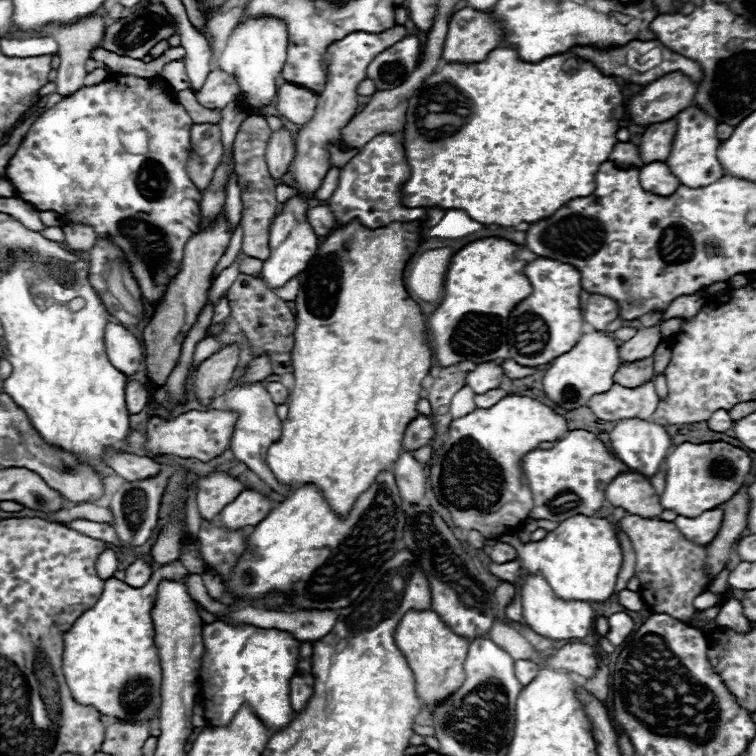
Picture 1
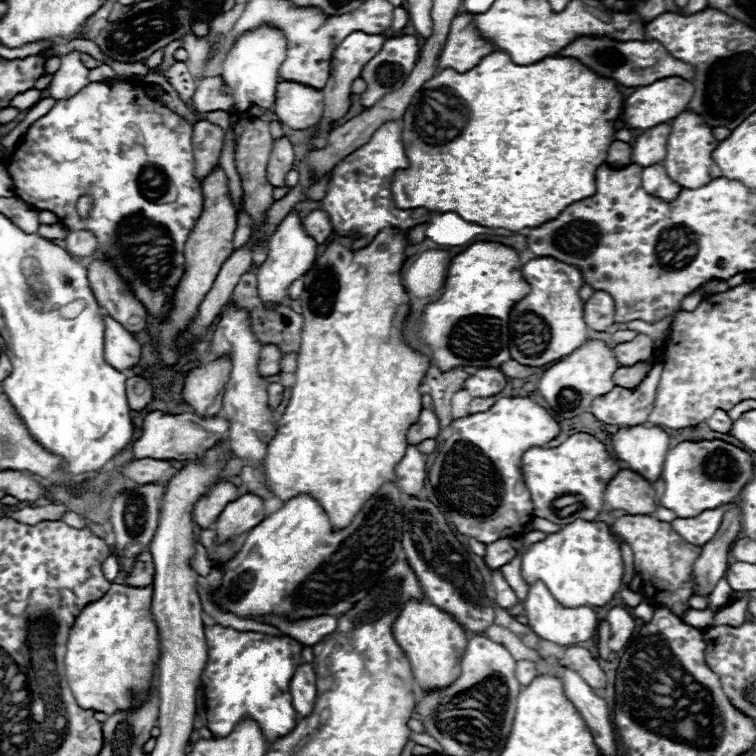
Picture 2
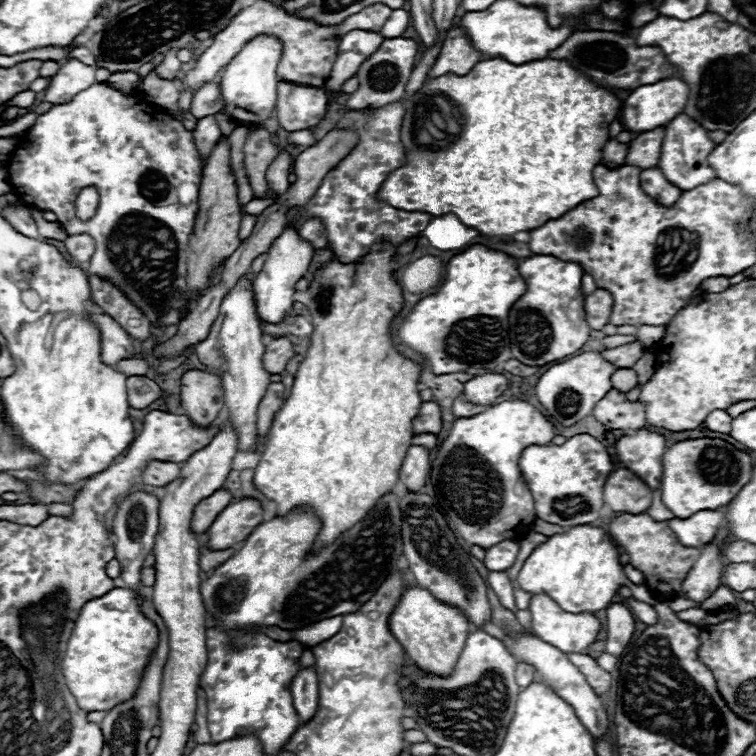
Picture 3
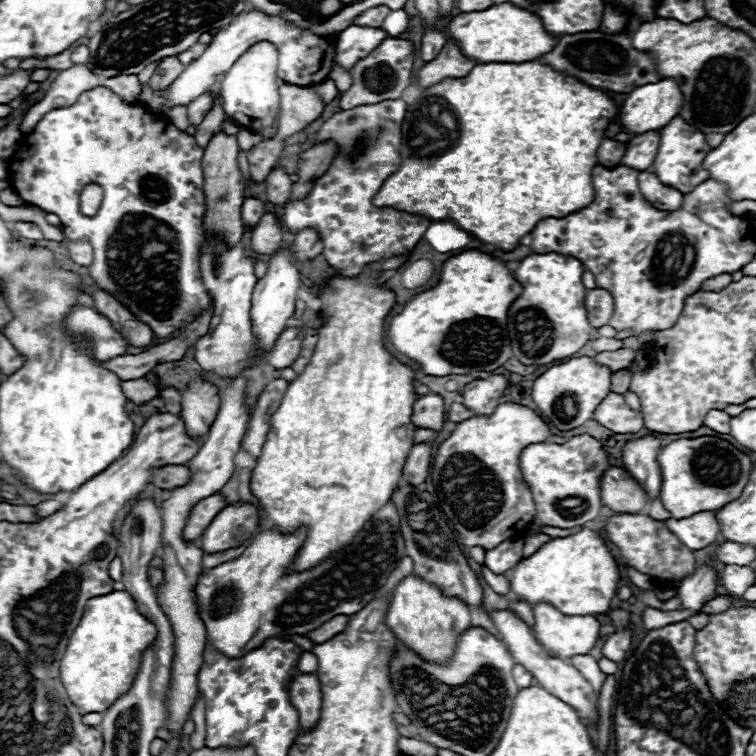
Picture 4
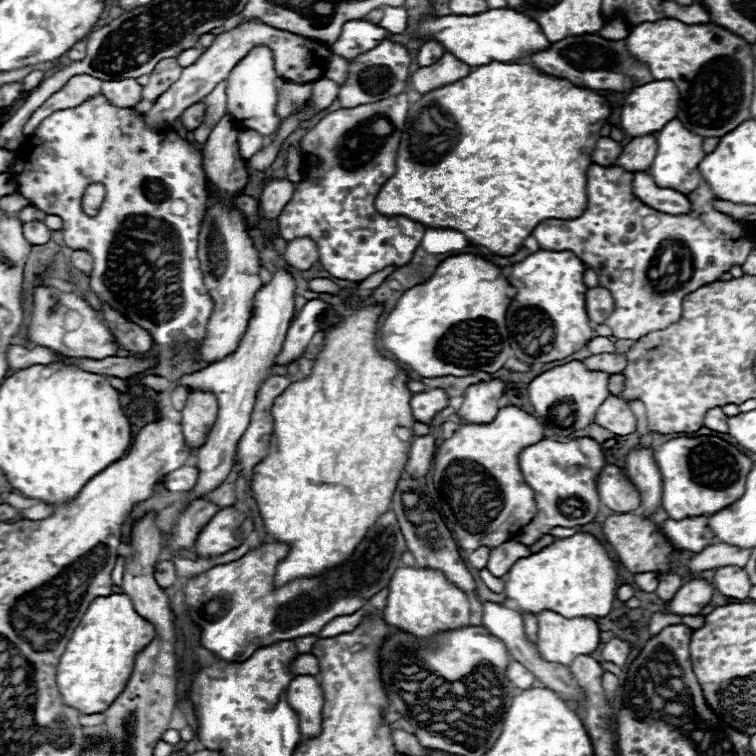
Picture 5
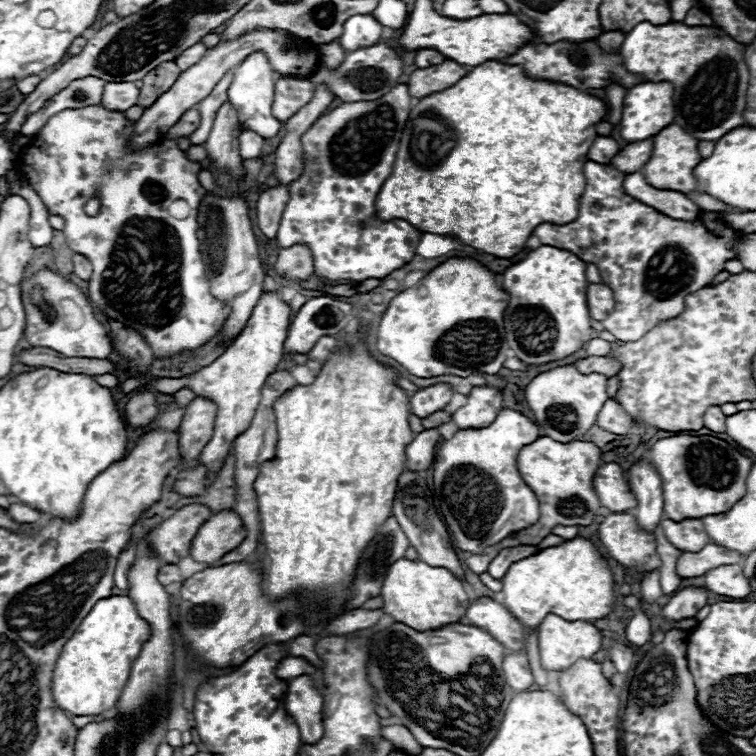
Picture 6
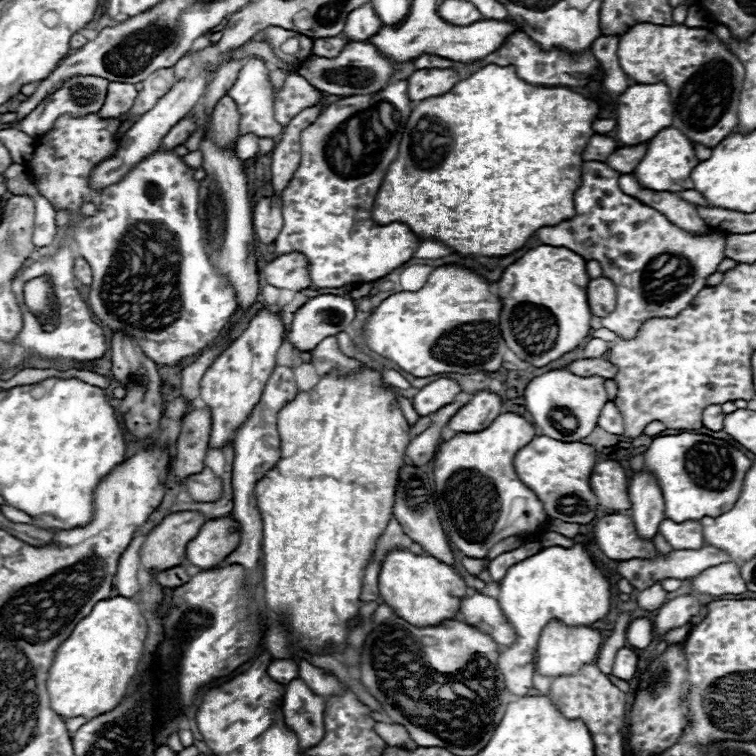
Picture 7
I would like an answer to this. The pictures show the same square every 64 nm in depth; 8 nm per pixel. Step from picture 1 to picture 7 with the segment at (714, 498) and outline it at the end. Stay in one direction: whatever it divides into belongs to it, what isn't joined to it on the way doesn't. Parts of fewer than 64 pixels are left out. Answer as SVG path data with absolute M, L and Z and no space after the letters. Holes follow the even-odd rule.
M682 432L654 438L650 448L644 452L644 466L656 476L660 484L666 502L666 518L674 522L686 522L728 512L742 492L752 460L726 440L706 434Z

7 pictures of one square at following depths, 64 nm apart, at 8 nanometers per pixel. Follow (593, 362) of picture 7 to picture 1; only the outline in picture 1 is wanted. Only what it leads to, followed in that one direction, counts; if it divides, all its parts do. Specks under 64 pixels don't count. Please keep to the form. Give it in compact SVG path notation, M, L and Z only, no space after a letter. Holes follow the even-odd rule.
M650 326L650 328L642 328L636 332L634 338L630 338L628 342L624 342L618 352L620 358L624 362L634 362L634 360L642 360L652 356L652 352L658 348L658 344L662 342L662 332L660 326Z

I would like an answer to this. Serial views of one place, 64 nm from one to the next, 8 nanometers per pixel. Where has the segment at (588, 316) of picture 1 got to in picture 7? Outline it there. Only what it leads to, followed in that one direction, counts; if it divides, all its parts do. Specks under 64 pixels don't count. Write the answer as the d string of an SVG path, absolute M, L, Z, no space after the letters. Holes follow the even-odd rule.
M596 278L588 284L588 304L594 316L604 318L616 306L616 288L608 278Z

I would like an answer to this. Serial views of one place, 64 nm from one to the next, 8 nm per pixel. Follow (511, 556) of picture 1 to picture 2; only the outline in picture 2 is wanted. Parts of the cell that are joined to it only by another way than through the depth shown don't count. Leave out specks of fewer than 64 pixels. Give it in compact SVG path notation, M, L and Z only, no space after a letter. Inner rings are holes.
M502 538L502 540L496 540L496 542L486 546L484 560L492 570L496 570L496 568L508 564L514 556L516 556L516 550L512 548L512 544L506 538Z

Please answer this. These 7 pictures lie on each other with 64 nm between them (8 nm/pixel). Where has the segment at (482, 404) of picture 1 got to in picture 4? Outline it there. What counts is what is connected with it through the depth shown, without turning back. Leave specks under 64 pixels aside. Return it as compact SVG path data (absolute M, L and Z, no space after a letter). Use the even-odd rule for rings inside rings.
M454 402L452 408L450 408L450 420L452 420L452 422L462 422L462 420L468 420L468 418L472 418L472 416L474 416L474 412L470 412L464 404Z

